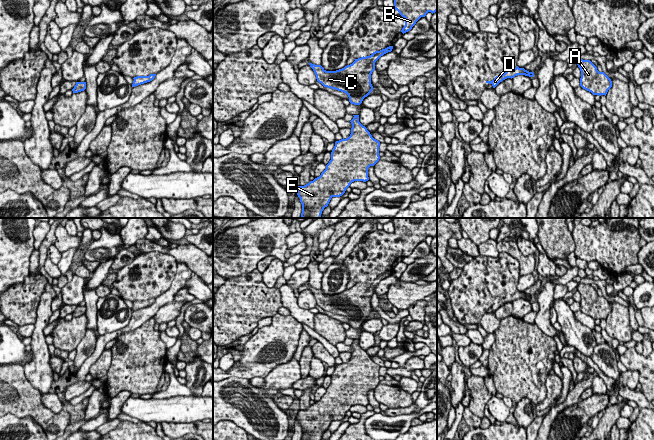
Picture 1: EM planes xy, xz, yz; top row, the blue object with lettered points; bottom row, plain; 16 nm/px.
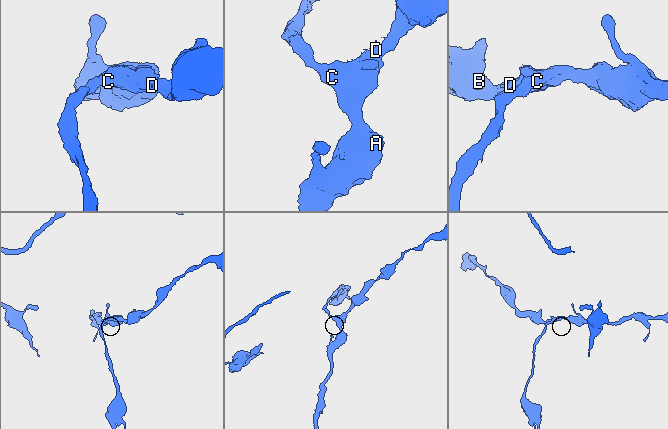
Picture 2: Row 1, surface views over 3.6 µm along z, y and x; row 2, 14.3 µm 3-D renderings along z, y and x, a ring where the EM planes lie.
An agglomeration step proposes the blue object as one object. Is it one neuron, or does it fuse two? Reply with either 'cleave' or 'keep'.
keep

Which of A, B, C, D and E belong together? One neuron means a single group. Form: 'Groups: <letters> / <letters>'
Groups: A B C D E

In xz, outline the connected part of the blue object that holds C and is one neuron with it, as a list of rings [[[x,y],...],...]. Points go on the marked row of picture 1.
[[[393,46],[373,52],[370,56],[355,59],[355,61],[336,71],[326,71],[321,65],[309,63],[316,79],[324,87],[344,92],[349,102],[360,105],[373,90],[371,74],[375,70],[375,62],[384,54],[391,52]]]

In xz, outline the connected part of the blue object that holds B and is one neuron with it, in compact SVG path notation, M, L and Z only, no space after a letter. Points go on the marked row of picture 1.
M394 0L394 8L405 18L404 34L412 29L416 22L428 12L437 11L437 0Z

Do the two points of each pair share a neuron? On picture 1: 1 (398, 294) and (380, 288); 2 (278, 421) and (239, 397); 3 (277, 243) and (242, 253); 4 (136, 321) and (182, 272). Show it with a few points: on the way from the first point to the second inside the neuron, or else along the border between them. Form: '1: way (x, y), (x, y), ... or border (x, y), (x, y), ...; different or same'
1: border (398, 279), (389, 286), (385, 293); different
2: way (268, 421), (264, 420), (249, 407); same
3: way (269, 235), (262, 236), (251, 244); same
4: way (149, 312), (176, 285); same

